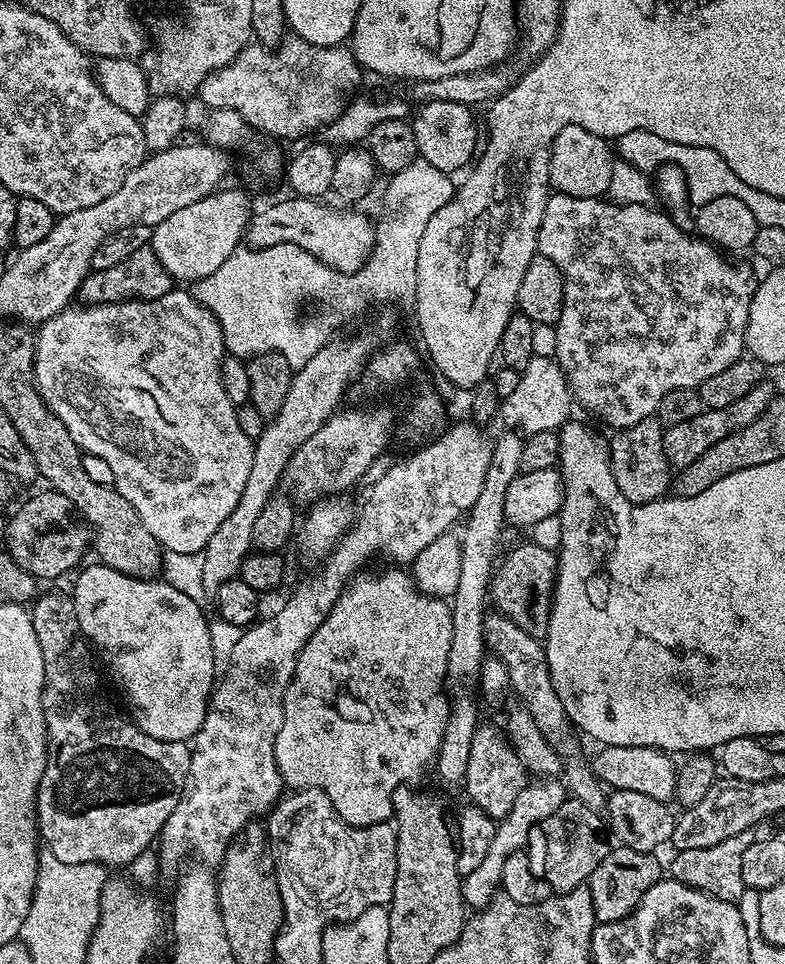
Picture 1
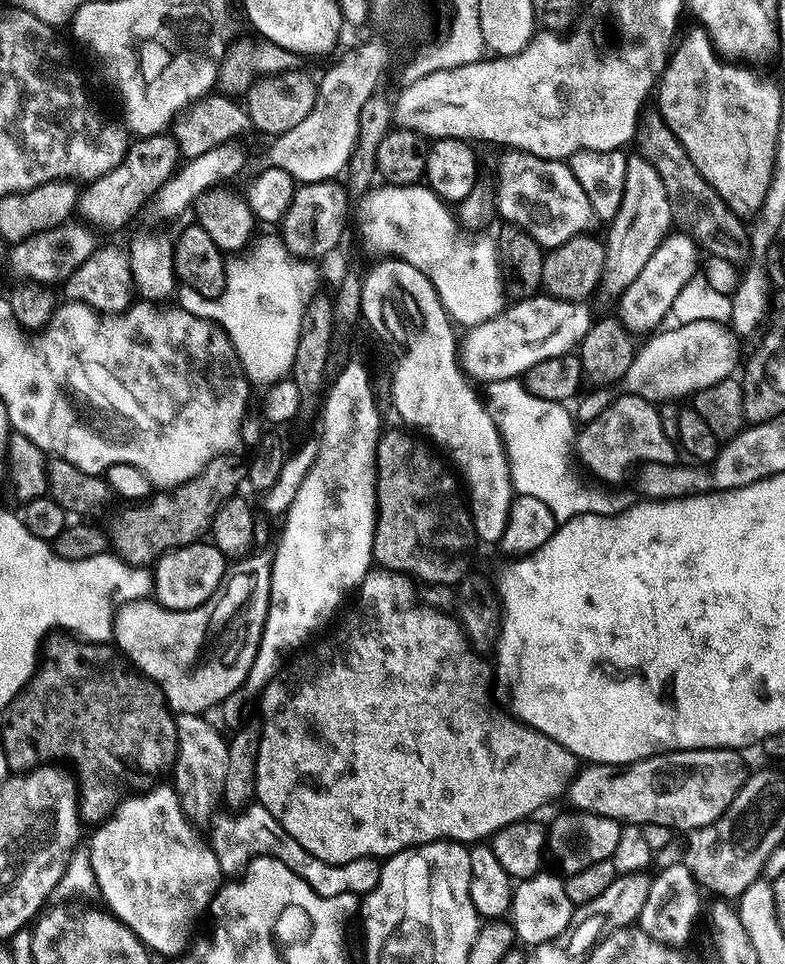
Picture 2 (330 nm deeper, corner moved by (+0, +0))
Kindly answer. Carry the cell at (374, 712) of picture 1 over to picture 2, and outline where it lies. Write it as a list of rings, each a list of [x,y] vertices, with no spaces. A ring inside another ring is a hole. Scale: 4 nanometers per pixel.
[[[387,570],[370,571],[358,587],[360,597],[356,600],[356,609],[345,618],[344,629],[322,641],[312,656],[300,656],[293,664],[285,663],[258,696],[264,720],[260,724],[255,803],[268,810],[302,850],[322,862],[345,864],[363,856],[387,858],[404,848],[417,848],[435,840],[455,840],[465,846],[487,841],[507,824],[529,819],[543,804],[550,803],[555,796],[561,797],[578,770],[578,757],[574,753],[554,742],[554,738],[546,738],[546,734],[521,723],[505,709],[504,713],[492,701],[488,683],[493,683],[494,672],[489,661],[487,664],[480,657],[483,655],[469,644],[451,615],[412,604],[412,587],[413,581],[403,575]]]

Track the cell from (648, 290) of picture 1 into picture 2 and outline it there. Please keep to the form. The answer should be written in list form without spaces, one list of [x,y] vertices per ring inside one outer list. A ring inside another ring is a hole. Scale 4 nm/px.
[[[508,150],[504,154],[494,200],[496,204],[500,203],[500,212],[507,223],[519,224],[541,246],[564,244],[591,229],[588,227],[594,224],[594,217],[590,200],[565,161],[547,160],[517,150]]]

